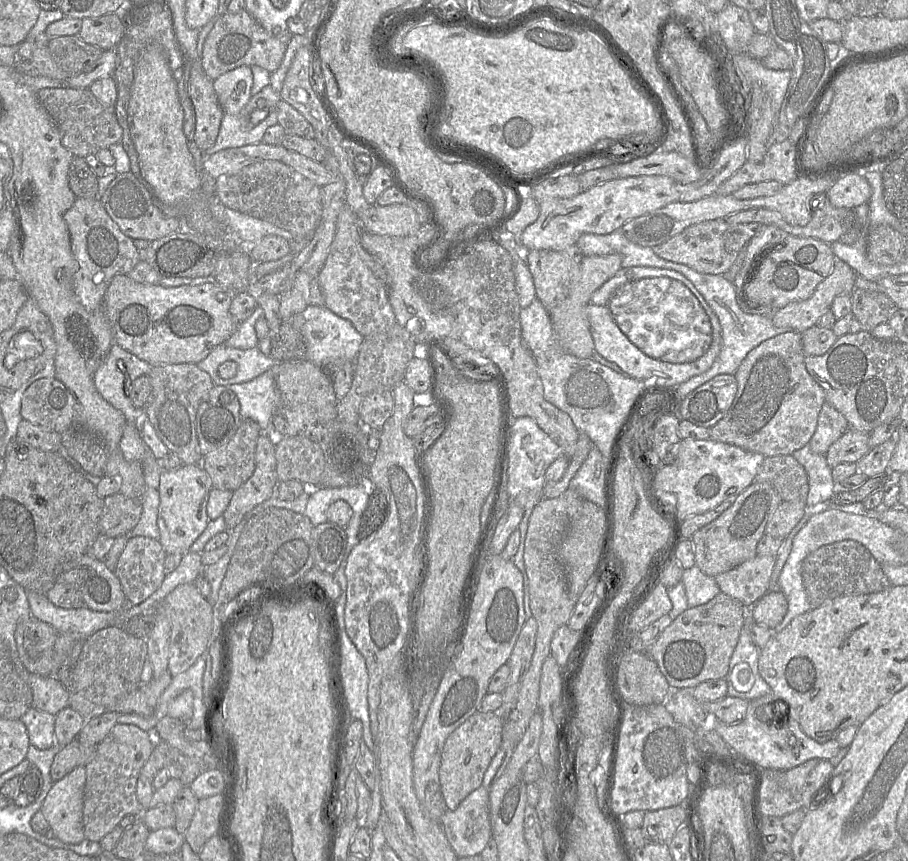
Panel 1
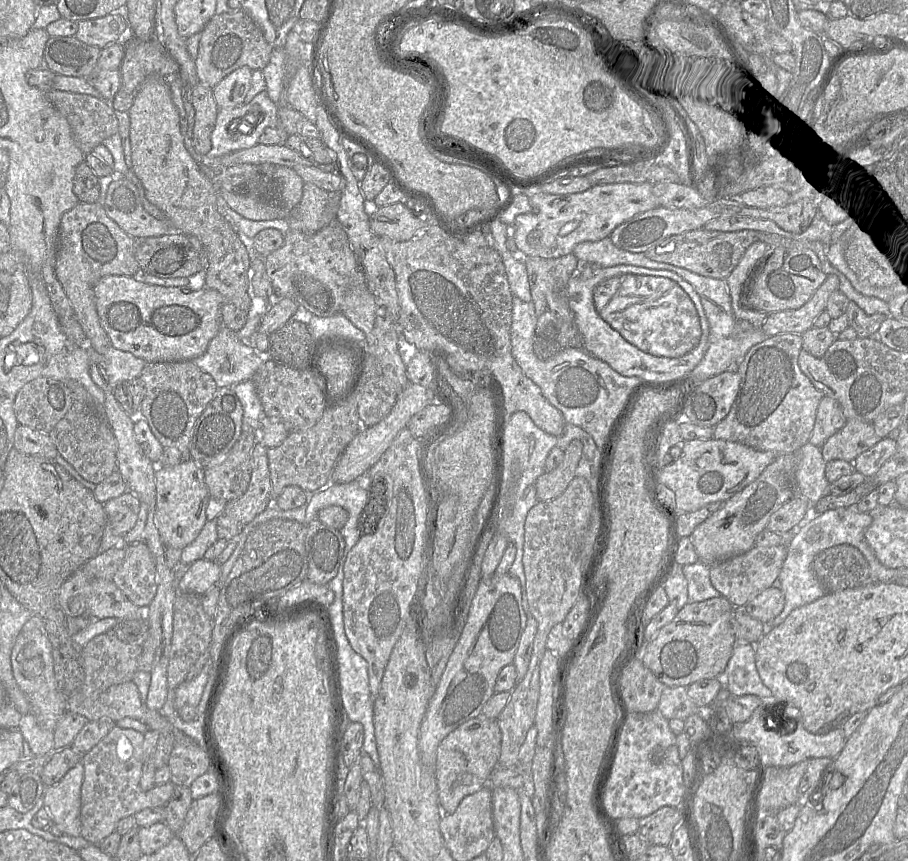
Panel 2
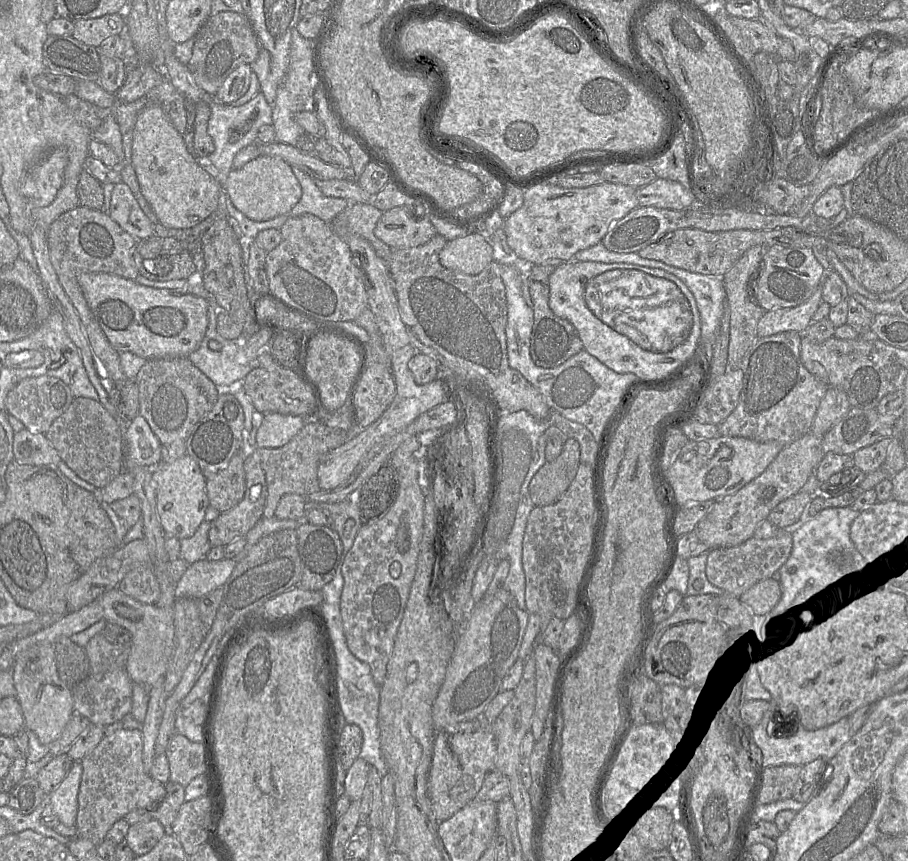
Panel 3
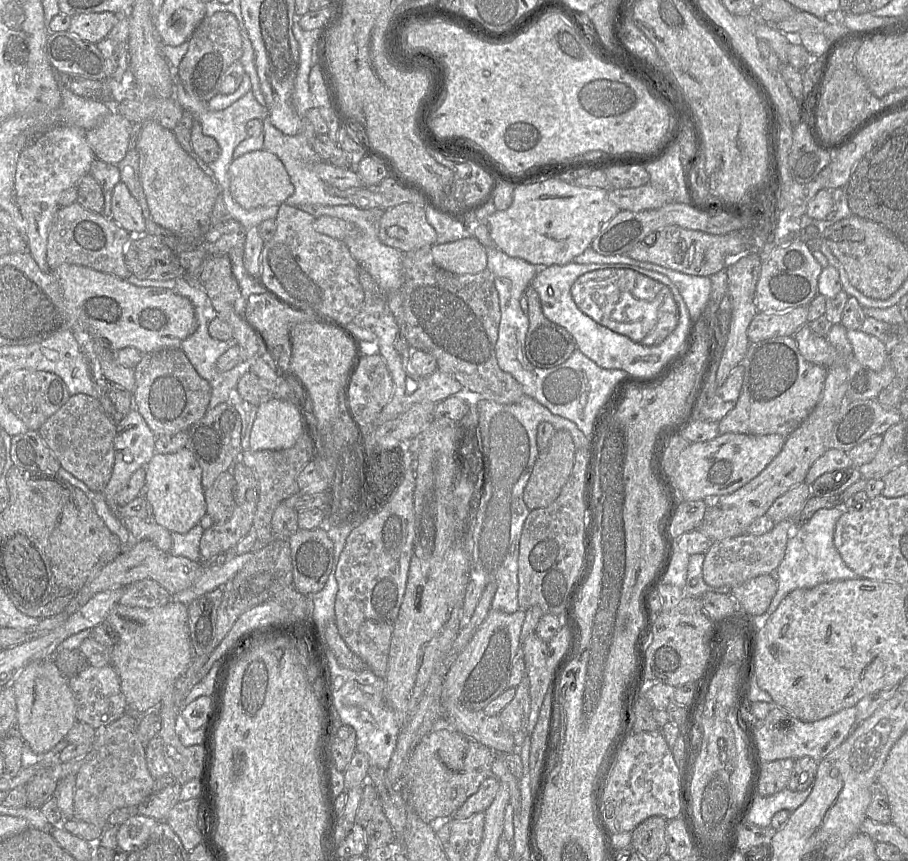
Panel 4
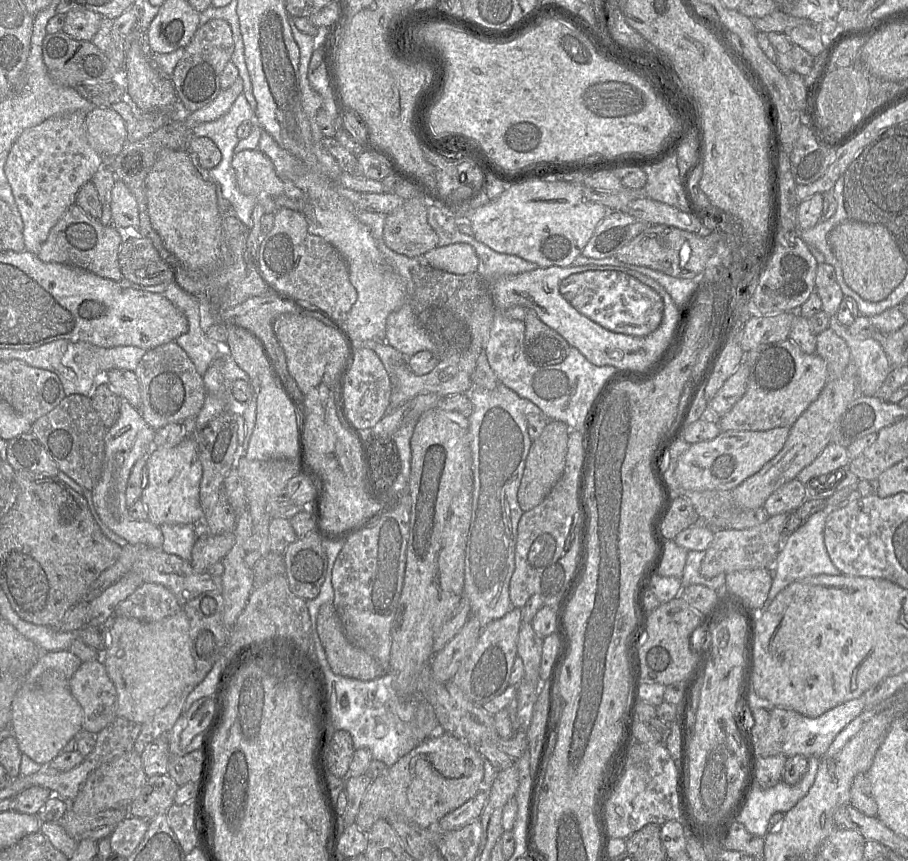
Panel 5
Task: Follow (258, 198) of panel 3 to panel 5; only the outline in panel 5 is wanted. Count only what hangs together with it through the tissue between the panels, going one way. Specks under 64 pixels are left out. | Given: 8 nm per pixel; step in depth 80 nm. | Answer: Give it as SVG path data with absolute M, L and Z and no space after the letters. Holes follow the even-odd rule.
M243 150L232 158L236 183L246 195L275 198L284 194L284 183L271 160L260 150Z

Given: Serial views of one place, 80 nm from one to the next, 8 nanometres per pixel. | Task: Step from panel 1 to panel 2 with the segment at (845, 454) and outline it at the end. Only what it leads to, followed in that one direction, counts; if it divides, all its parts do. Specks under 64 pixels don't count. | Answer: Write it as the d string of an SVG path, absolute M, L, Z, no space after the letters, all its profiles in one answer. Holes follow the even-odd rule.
M847 419L845 425L826 440L821 451L826 462L832 460L853 462L857 456L880 440L873 423L859 419Z

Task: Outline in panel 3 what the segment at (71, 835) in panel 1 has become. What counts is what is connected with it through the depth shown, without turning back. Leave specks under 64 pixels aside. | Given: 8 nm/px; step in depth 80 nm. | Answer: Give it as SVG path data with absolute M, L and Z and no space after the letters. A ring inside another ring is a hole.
M74 761L72 768L59 786L47 796L60 824L76 826L78 793L83 772L80 761Z

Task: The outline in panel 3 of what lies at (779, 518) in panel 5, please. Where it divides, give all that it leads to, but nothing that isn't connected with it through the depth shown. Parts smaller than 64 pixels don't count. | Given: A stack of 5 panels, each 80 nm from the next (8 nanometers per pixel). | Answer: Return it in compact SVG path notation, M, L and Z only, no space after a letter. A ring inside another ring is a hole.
M780 529L775 537L761 539L751 537L732 547L720 547L708 552L706 575L709 582L736 597L757 582L771 578L788 560L792 551L792 529Z

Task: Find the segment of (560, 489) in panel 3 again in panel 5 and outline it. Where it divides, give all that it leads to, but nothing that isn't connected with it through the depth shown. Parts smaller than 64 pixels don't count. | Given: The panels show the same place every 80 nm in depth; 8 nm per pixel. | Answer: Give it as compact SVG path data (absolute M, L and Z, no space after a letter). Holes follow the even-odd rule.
M549 421L541 435L532 442L518 489L518 502L527 512L539 505L562 477L565 469L567 443L570 428L562 421Z

